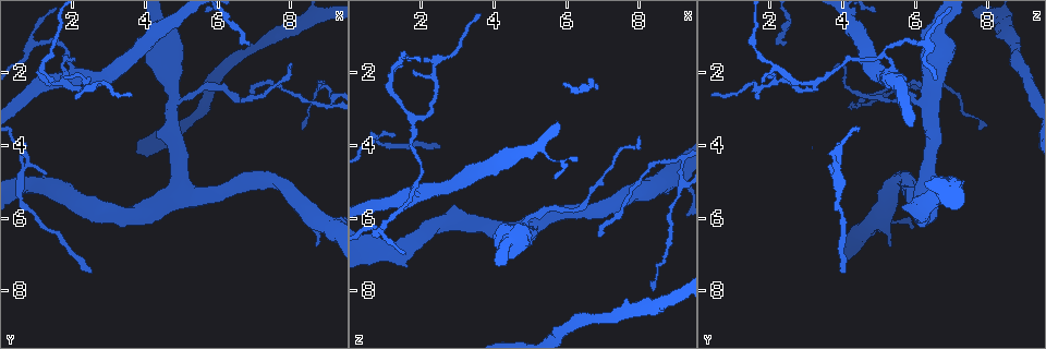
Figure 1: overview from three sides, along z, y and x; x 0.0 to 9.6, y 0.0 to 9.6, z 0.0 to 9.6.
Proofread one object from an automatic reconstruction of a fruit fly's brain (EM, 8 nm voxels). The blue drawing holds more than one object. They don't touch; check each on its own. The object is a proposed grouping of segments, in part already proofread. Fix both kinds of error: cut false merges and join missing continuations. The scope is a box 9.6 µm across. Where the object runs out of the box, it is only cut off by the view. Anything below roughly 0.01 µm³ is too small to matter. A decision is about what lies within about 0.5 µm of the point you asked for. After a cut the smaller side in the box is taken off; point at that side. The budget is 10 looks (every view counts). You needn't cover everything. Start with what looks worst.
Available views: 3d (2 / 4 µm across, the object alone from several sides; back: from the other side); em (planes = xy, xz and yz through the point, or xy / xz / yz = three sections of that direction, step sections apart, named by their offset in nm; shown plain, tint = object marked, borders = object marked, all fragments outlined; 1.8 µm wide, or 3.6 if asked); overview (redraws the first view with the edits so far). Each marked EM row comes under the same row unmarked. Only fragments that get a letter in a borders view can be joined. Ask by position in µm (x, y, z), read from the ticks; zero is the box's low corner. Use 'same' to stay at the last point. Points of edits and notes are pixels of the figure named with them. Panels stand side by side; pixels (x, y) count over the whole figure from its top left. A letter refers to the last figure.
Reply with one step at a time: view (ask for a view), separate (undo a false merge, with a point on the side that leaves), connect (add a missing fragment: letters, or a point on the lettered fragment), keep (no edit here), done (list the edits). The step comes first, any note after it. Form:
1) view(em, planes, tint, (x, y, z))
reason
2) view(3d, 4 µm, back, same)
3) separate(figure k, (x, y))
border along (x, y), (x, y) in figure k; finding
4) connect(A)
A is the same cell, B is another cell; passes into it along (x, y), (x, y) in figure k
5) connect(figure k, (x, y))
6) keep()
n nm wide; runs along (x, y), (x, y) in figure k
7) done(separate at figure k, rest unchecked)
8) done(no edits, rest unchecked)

view(em, xz, step 4, borders, (2.55, 7.50, 4.00))

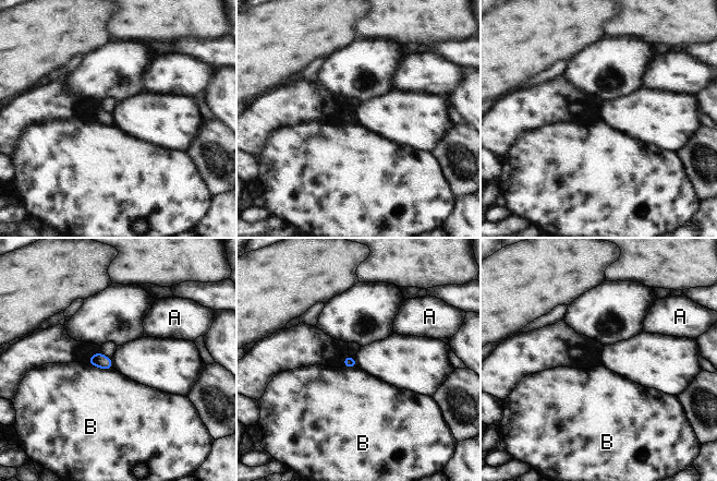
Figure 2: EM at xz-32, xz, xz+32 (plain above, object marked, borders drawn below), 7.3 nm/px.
keep()
B touches over 190 nm; A and B are other cells; border along (88, 363), (108, 370), (112, 369) in figure 2; no lettered fragment goes on from it

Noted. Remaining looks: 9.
view(em, xy, step 4, tint, (9.05, 2.90, 4.55))
sharp bend

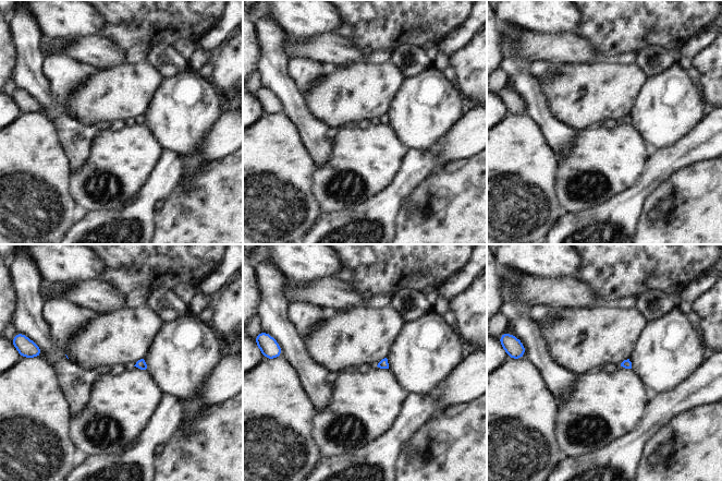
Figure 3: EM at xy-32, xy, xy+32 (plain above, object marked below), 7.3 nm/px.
view(em, planes, borders, same)

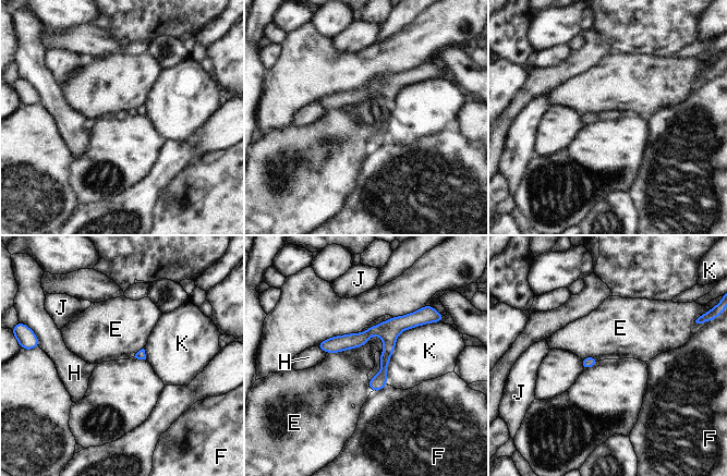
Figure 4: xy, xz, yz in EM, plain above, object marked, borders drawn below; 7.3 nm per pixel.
keep()
70 nm wide; E, F, H, J and K are other cells; runs along (420, 320), (320, 345) in figure 4; continuous, no second neuron

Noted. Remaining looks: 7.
view(em, planes, borders, (6.90, 1.35, 2.40))
an open end

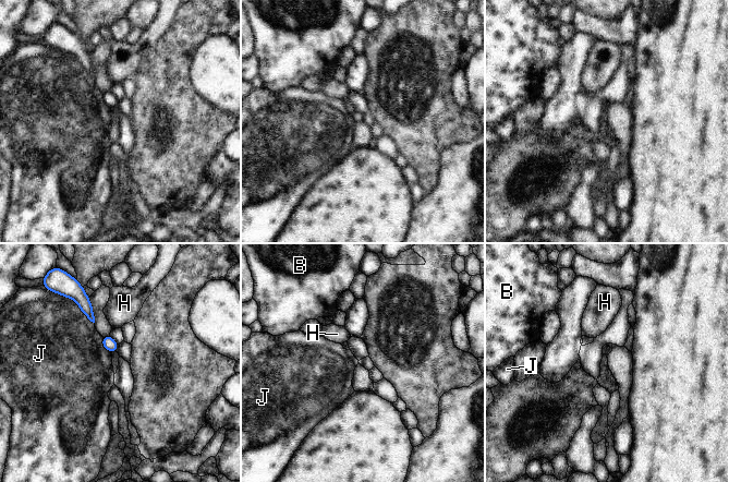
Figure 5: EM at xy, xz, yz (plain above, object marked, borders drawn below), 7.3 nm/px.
keep()
B, H and J are other cells; border along (76, 302), (80, 310), (94, 323) in figure 5; none of them fits

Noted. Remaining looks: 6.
view(3d, 4 µm, (2.40, 2.40, 1.70))
sharp bend

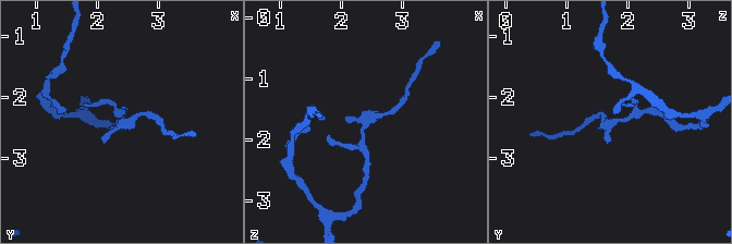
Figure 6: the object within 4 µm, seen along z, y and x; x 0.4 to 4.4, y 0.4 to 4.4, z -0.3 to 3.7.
view(em, planes, borders, (2.35, 2.45, 1.70))

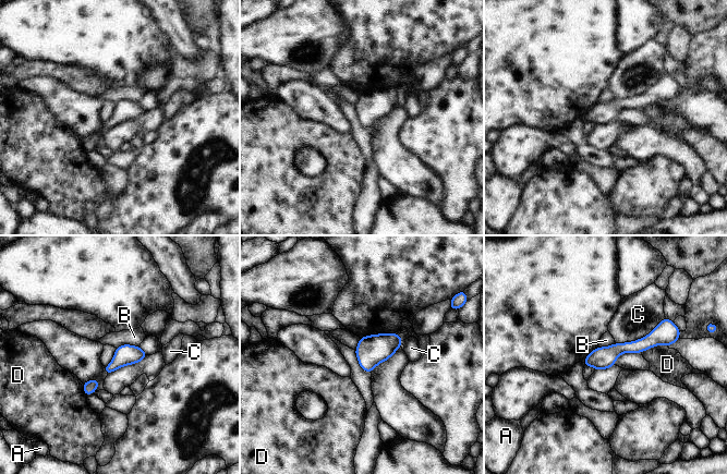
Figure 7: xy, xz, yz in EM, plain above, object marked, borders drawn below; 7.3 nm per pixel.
keep()
160 nm wide; A, B, C and D are other cells; runs along (669, 341), (651, 340), (585, 362) in figure 7; continuous, no second neuron

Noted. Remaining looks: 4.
done(no edits, rest unchecked)

